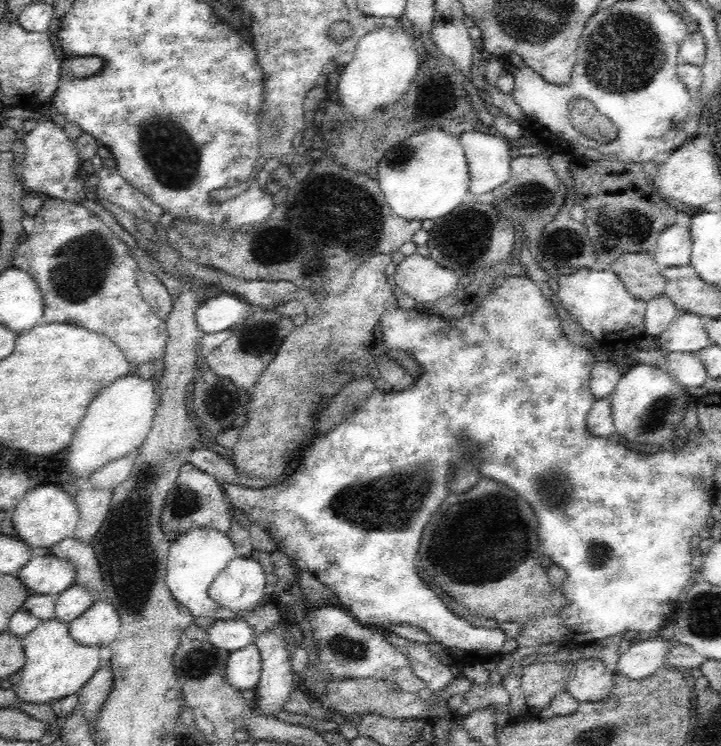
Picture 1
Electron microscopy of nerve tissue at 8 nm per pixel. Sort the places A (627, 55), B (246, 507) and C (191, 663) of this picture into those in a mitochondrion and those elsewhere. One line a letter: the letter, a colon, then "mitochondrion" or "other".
A: mitochondrion
B: other
C: mitochondrion

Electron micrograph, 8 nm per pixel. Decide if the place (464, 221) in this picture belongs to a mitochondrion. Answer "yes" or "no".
no

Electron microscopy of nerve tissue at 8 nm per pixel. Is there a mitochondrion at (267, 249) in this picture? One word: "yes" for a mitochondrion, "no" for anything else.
yes

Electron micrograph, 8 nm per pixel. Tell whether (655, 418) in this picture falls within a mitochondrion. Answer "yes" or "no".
yes

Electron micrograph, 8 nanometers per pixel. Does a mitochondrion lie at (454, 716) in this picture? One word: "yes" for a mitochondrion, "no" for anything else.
no

